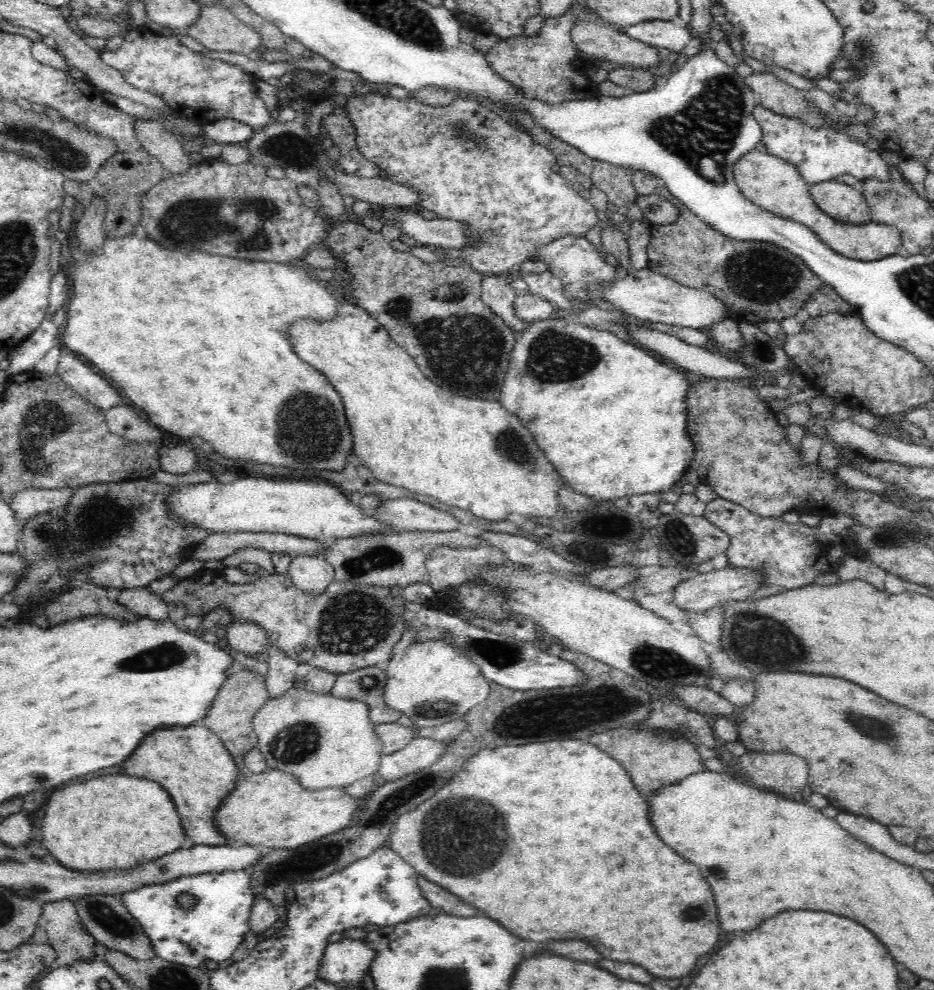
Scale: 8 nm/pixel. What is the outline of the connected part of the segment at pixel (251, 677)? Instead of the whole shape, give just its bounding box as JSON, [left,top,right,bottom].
[202,668,270,756]

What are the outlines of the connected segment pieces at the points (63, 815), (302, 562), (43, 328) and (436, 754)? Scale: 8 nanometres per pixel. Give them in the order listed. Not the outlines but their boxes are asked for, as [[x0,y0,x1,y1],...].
[[41,774,185,872],[288,555,335,593],[7,314,60,376],[378,736,456,782]]

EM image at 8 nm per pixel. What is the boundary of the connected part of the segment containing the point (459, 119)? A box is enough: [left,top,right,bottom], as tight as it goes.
[334,79,602,275]

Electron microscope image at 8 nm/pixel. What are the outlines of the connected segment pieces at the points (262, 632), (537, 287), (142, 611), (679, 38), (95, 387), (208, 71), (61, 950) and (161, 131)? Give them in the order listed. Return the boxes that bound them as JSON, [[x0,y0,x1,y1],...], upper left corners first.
[[225,619,268,655],[523,271,574,313],[117,587,168,619],[622,20,694,53],[56,352,122,410],[100,26,272,130],[39,898,97,967],[133,117,193,174]]

